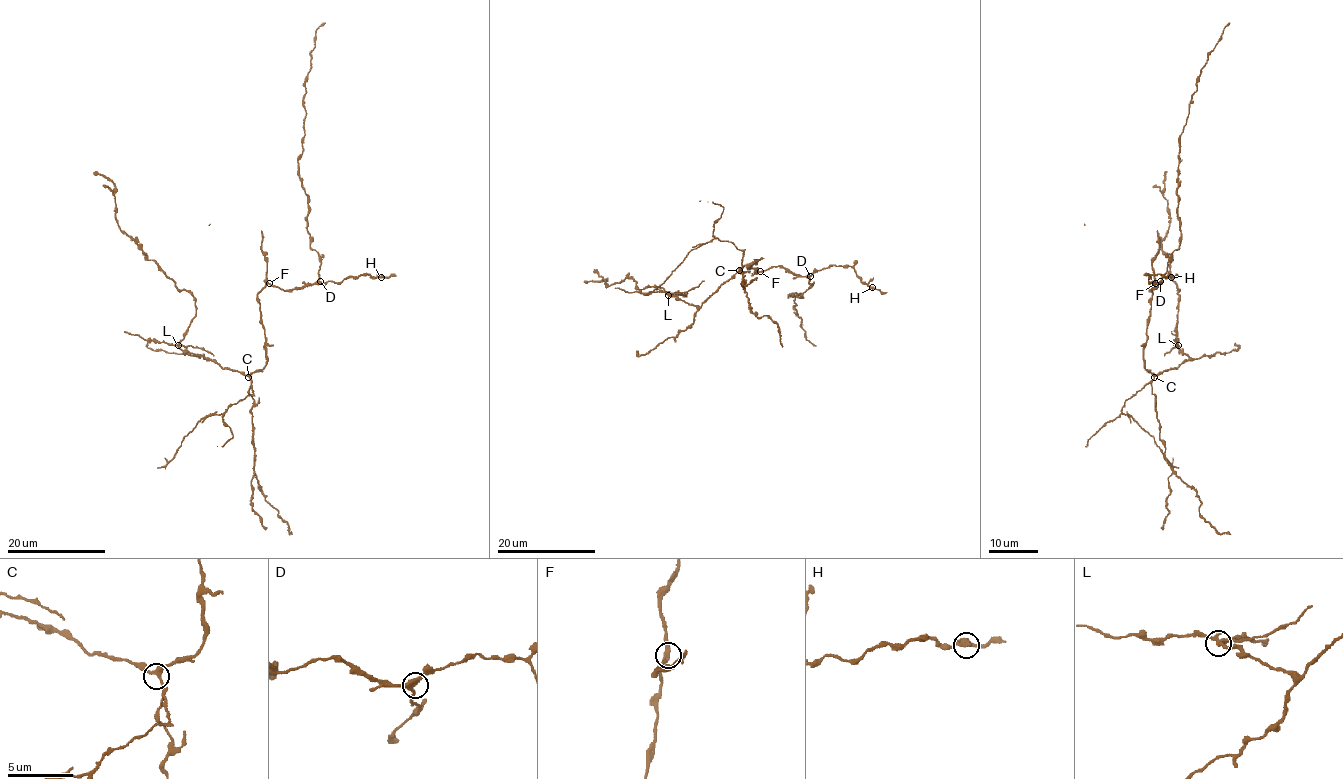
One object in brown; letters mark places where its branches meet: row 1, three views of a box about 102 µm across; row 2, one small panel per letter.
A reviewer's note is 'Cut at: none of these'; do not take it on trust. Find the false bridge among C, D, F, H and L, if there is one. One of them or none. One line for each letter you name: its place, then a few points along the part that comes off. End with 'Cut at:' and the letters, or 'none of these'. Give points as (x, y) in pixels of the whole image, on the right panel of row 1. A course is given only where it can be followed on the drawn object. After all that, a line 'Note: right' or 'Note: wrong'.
L: at (1178, 345); foreign part runs (1178, 345), (1178, 289), (1171, 278), (1172, 260), (1161, 243), (1170, 219), (1164, 172)
Cut at: L
Note: wrong

